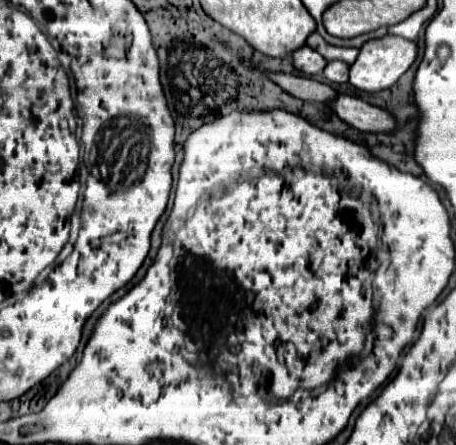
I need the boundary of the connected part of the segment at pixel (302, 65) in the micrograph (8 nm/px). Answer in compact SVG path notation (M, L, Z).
M304 45L304 47L300 47L300 49L292 55L292 63L294 63L294 67L296 67L298 71L302 71L302 73L306 73L306 75L318 75L318 73L324 71L324 67L326 67L328 61L326 61L320 53L316 53L316 51L310 49L308 45Z

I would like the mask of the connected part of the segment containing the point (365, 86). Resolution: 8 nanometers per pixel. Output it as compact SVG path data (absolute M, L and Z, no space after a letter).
M386 35L382 39L372 39L362 45L356 63L350 65L350 85L360 91L366 91L366 93L376 93L376 91L388 89L410 69L410 65L416 61L416 57L418 57L418 45L414 41L408 41L404 37L394 37L394 35Z

